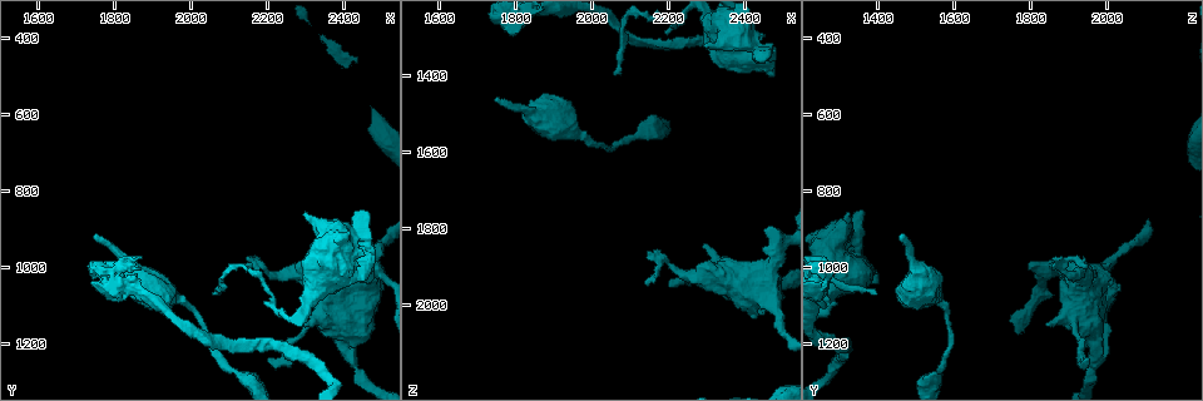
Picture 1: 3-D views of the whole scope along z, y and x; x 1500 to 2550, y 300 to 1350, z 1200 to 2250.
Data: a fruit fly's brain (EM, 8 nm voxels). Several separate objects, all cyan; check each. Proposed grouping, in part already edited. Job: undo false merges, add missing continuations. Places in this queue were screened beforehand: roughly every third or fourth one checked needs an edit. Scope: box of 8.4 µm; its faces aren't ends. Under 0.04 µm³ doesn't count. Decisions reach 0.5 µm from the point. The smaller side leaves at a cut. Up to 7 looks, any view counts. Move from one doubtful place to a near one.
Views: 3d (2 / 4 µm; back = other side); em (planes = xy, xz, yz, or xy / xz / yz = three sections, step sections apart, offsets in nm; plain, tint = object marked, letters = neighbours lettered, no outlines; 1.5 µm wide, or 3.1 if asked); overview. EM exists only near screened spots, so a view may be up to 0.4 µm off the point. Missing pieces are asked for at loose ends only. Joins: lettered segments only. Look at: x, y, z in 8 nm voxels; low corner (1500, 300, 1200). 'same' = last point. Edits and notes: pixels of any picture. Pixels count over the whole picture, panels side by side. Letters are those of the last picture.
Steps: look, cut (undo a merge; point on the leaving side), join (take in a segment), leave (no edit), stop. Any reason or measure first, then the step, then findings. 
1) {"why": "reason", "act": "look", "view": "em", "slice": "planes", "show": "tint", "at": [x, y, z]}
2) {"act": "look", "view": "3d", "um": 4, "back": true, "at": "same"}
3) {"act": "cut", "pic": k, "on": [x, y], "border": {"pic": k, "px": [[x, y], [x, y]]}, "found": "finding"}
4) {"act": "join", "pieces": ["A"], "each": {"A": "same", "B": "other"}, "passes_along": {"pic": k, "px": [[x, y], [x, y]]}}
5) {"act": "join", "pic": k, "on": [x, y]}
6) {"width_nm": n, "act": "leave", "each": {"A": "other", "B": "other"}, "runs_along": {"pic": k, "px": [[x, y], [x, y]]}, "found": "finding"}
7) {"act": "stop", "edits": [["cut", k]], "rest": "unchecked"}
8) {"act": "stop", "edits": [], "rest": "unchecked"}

{"why": "tapers out", "act": "look", "view": "em", "slice": "planes", "show": "letters", "at": [1745, 920, 1470]}

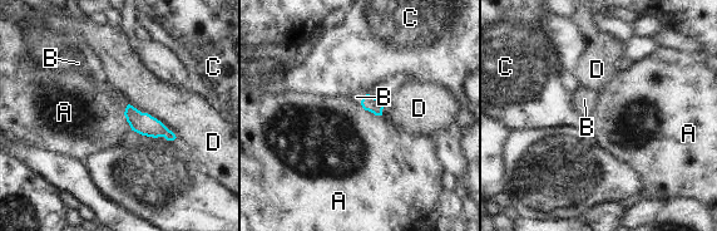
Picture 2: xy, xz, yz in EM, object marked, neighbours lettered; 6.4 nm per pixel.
{"width_nm": 100, "act": "join", "pieces": ["B"], "each": {"A": "other", "B": "same", "C": "other", "D": "other"}, "passes_along": {"pic": 2, "px": [[370, 103], [362, 99], [356, 97]]}, "found": "the neuron continues"}

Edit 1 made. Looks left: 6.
{"why": "redraw", "act": "look", "view": "overview"}

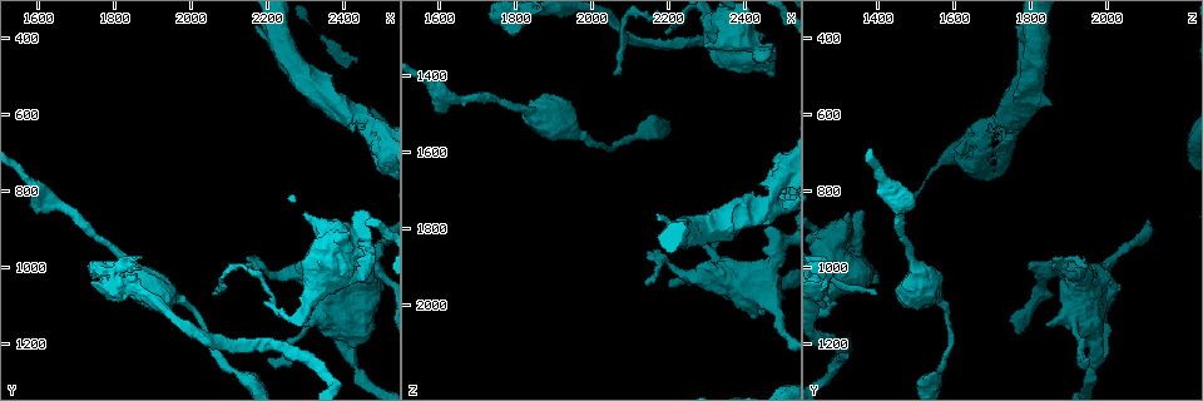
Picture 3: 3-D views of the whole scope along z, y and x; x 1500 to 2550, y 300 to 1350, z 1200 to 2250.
{"why": "an open end", "act": "look", "view": "em", "slice": "planes", "show": "letters", "at": [2445, 995, 1805]}

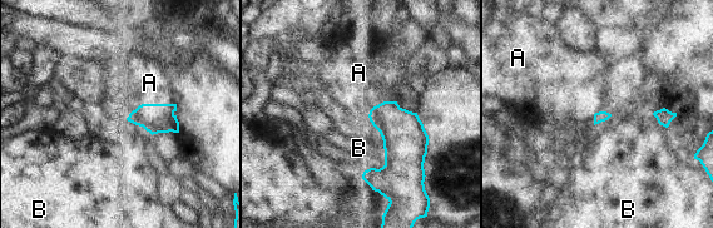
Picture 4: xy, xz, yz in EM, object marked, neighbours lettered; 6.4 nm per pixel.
{"act": "join", "pieces": ["A"], "each": {"A": "same", "B": "other"}, "found": "it goes on there"}

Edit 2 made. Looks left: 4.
{"act": "stop", "edits": [["join", 2], ["join", 4]], "rest": "unchecked"}

